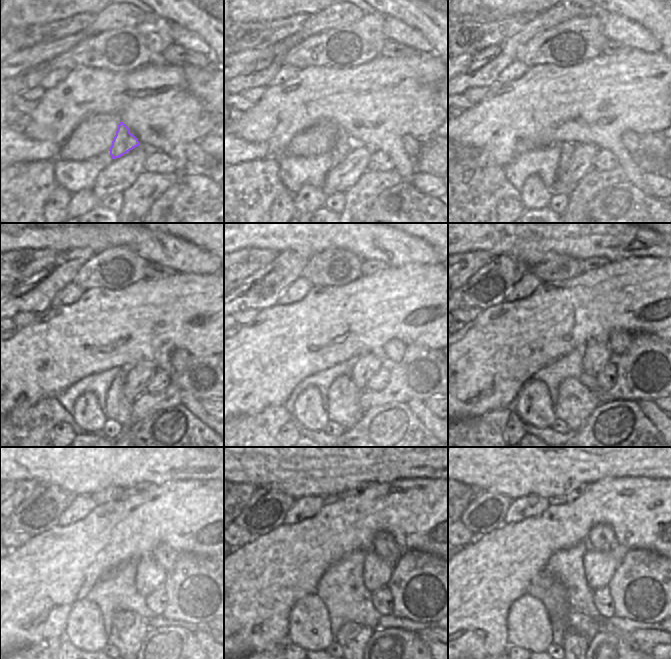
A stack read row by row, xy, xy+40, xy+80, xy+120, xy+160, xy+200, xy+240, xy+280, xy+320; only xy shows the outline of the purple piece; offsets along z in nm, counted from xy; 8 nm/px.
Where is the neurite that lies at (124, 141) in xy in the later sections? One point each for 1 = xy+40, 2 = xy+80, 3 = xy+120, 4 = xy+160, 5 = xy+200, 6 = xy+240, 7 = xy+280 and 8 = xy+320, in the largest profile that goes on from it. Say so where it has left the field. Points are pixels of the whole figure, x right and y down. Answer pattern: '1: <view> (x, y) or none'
1: xy+40 (344, 144)
2: xy+80 (566, 148)
3: xy+120 (118, 408)
4: xy+160 (344, 408)
5: xy+200 (575, 402)
6: xy+240 (128, 630)
7: xy+280 (352, 637)
8: xy+320 (575, 645)

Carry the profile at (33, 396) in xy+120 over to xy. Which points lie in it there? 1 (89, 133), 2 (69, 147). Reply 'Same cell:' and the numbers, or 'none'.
Same cell: none

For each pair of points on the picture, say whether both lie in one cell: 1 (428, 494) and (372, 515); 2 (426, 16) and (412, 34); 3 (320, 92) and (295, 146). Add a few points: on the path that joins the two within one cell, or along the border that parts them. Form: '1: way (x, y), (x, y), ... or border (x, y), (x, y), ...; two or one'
1: way (414, 507), (386, 507); one
2: border (395, 18), (416, 28), (432, 45); two
3: border (321, 119), (300, 131), (285, 149); two

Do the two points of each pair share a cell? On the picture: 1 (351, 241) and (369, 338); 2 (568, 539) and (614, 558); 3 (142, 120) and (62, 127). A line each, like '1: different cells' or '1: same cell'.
1: different cells
2: different cells
3: same cell

